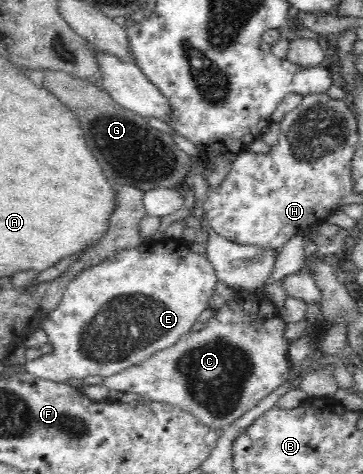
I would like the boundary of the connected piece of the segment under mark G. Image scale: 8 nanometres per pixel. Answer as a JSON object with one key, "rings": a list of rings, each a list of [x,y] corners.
{"rings":[[[49,69],[43,70],[43,76],[43,87],[74,112],[85,141],[93,156],[97,156],[109,182],[144,191],[155,188],[180,189],[181,178],[189,170],[189,157],[169,133],[152,128],[145,117],[123,108],[105,89],[98,90],[87,79]]]}

